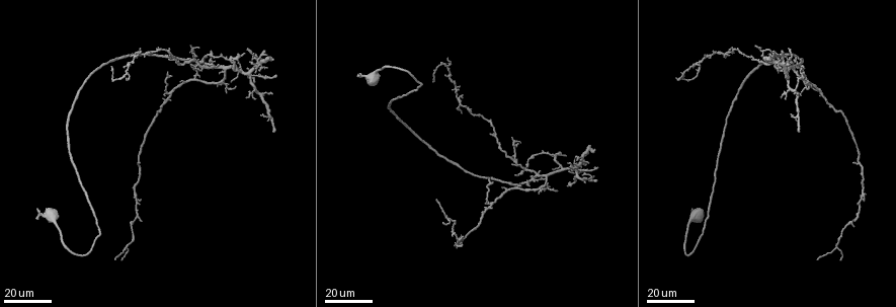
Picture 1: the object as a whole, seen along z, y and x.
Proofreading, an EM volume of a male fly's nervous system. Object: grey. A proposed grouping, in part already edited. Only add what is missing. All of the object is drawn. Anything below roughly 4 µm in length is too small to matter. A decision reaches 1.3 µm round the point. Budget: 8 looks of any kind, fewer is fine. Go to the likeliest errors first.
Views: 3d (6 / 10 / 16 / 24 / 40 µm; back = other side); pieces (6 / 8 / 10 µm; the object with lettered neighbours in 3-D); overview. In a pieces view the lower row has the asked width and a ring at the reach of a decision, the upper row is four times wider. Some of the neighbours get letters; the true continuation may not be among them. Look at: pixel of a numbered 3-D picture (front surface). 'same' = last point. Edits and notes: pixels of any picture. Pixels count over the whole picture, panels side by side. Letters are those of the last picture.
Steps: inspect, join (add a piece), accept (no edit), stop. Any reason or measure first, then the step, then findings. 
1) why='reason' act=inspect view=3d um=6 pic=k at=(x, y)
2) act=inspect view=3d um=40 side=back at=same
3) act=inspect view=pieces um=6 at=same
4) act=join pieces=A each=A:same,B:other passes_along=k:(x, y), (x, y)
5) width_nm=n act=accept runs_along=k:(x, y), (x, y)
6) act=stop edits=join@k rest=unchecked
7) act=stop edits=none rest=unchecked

why='free end' act=inspect view=3d um=16 pic=1 at=(856, 222)

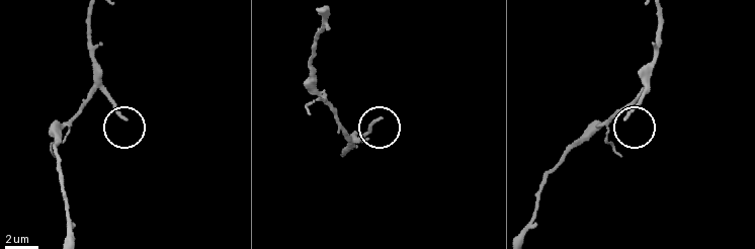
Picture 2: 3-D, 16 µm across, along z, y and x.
why='see the neighbours' act=inspect view=pieces um=6 pic=2 at=(378, 117)

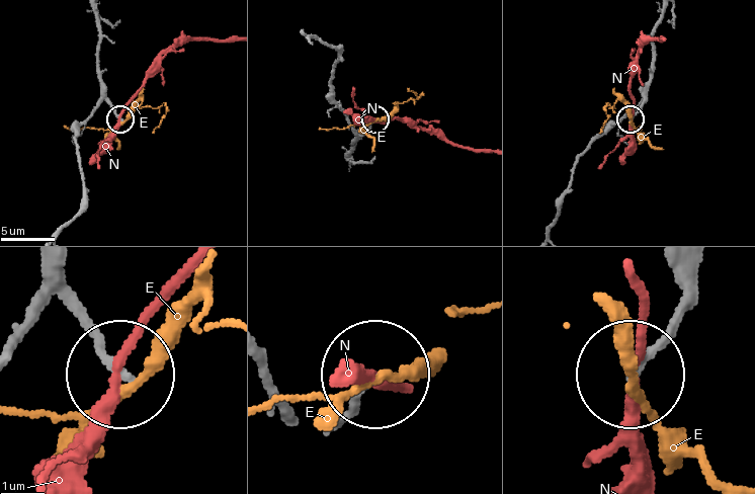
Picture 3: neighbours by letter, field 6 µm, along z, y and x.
act=accept each=E:other,N:other found='none of them fits'

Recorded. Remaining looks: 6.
why='branch stops here' act=inspect view=3d um=24 pic=1 at=(247, 69)

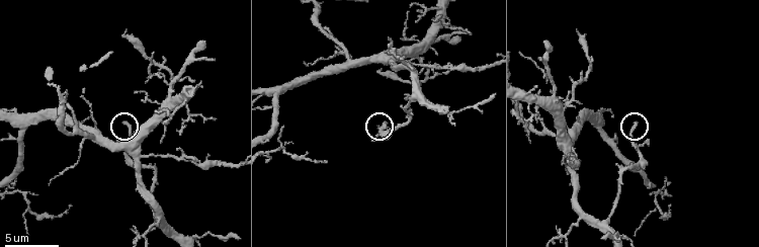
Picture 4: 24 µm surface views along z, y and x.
why='zoom in' act=inspect view=3d um=10 pic=4 at=(123, 124)

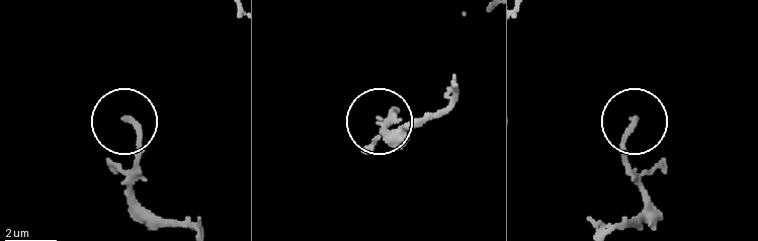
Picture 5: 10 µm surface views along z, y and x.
why='what lies round it' act=inspect view=pieces um=8 pic=5 at=(635, 119)

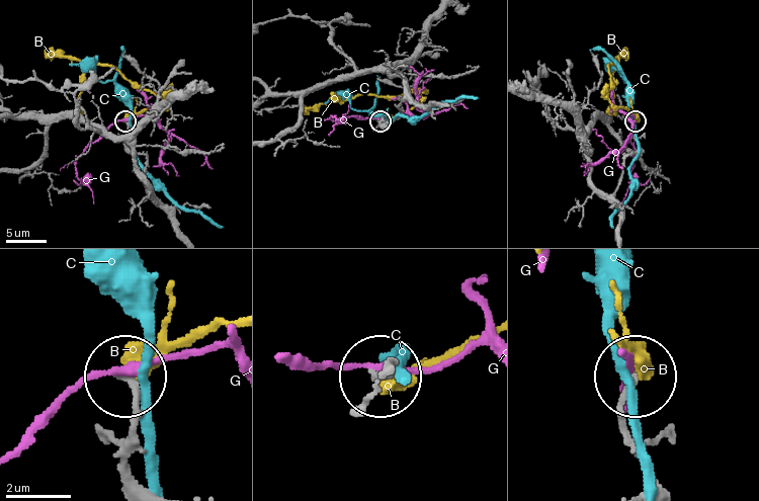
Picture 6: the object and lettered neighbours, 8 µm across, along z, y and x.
act=accept each=B:other,C:other,G:other found='none of them fits'

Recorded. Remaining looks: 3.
why='an open end' act=inspect view=3d um=6 pic=4 at=(112, 54)

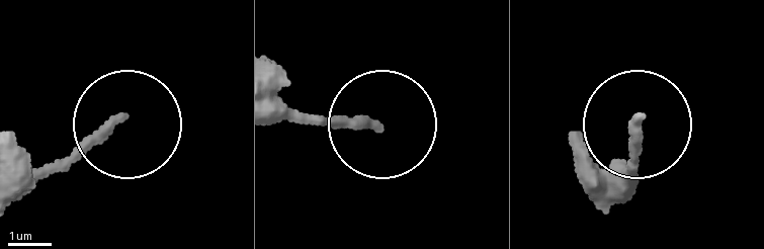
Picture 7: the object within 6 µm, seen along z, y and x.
act=inspect view=pieces um=8 pic=7 at=(638, 120)

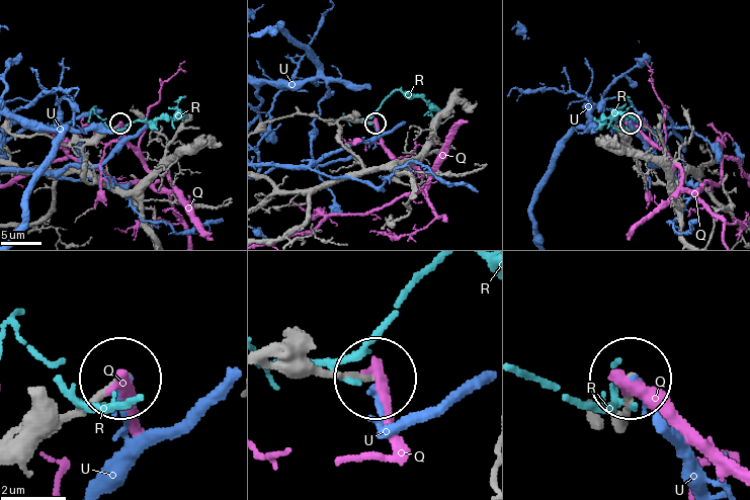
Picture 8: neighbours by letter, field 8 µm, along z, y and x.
act=accept each=Q:other,R:other,U:other runs_along=8:(620, 425), (631, 380) found='none of them fits'

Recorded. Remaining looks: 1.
why='free end' act=inspect view=pieces um=6 pic=4 at=(605, 237)

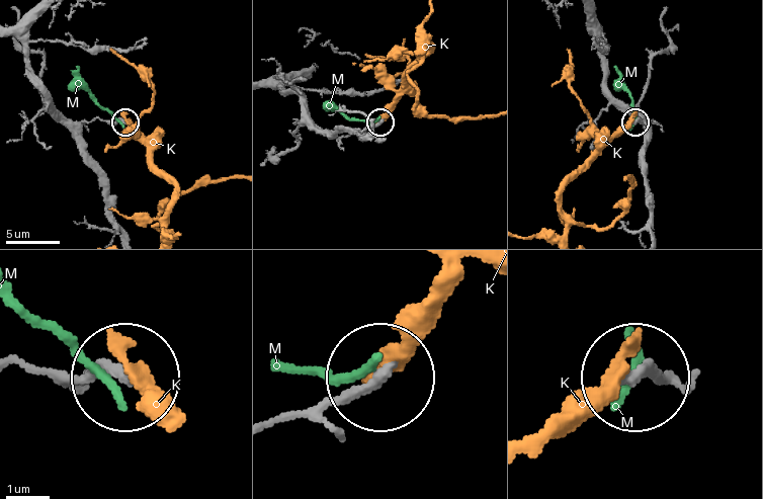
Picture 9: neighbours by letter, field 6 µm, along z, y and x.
act=accept each=K:other,M:other runs_along=9:(19, 368), (124, 379) found='none of them fits'

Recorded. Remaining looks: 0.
act=stop edits=none rest=unchecked

